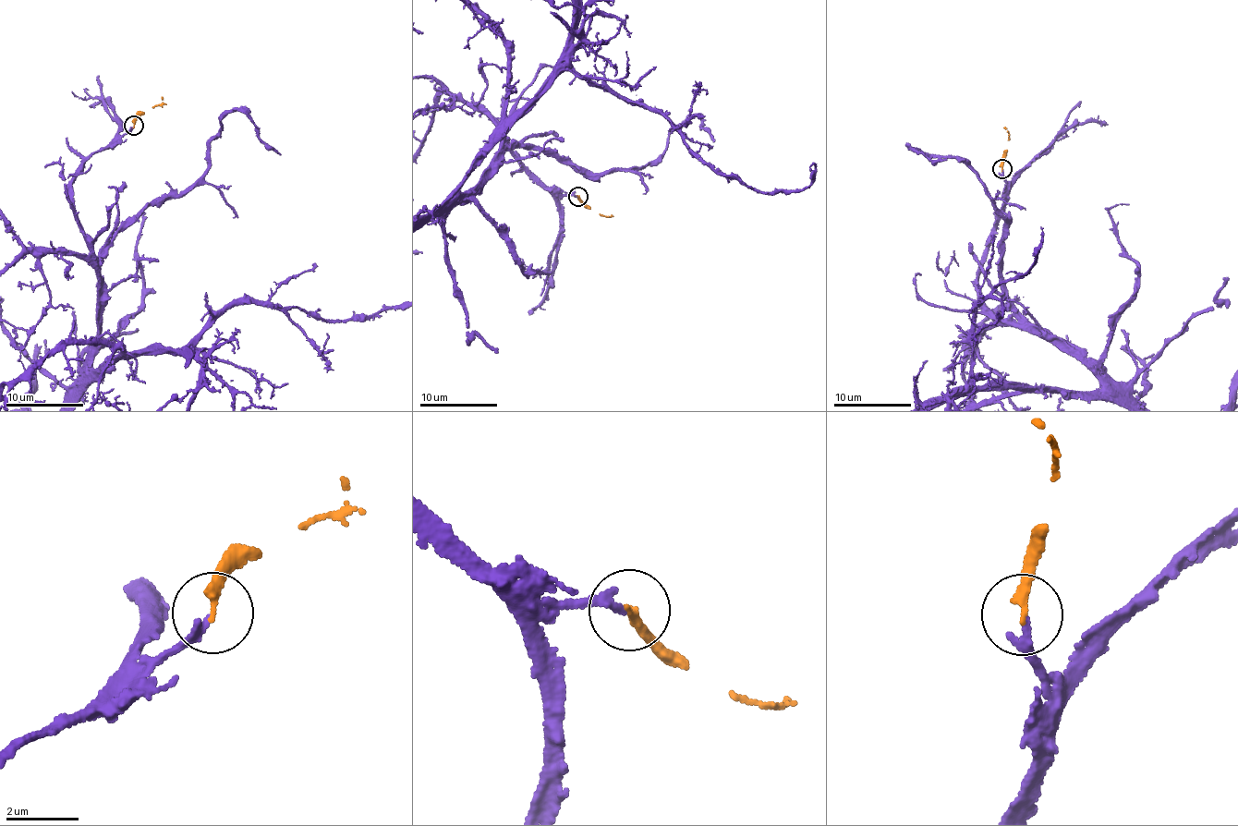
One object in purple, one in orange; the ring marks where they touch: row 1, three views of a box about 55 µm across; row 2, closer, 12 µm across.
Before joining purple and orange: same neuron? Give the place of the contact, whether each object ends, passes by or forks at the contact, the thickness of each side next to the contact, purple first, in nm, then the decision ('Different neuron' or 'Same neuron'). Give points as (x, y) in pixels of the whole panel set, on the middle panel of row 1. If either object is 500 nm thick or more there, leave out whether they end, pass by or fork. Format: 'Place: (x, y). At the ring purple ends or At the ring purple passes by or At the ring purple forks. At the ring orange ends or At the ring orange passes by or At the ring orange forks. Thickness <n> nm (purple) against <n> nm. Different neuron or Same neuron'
Place: (577, 196). At the ring purple ends. At the ring orange ends. Thickness 200 nm (purple) against 280 nm. Same neuron

